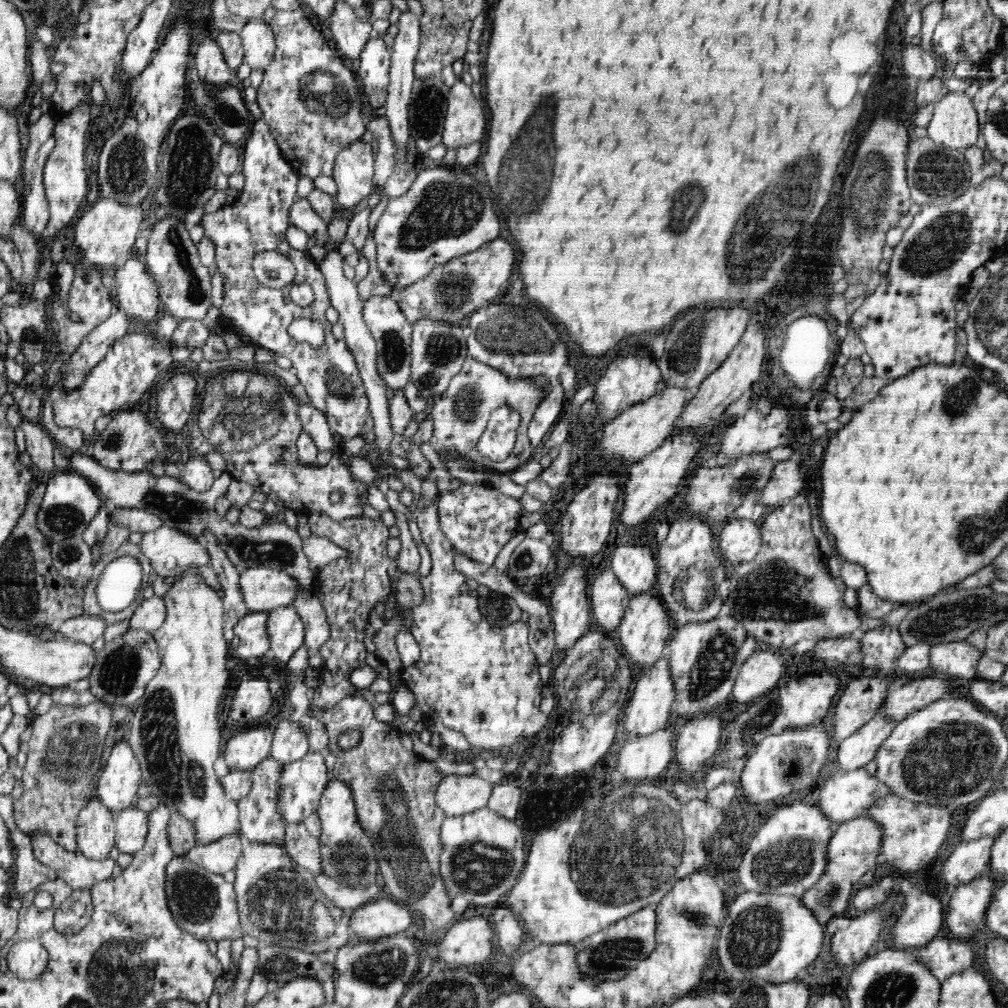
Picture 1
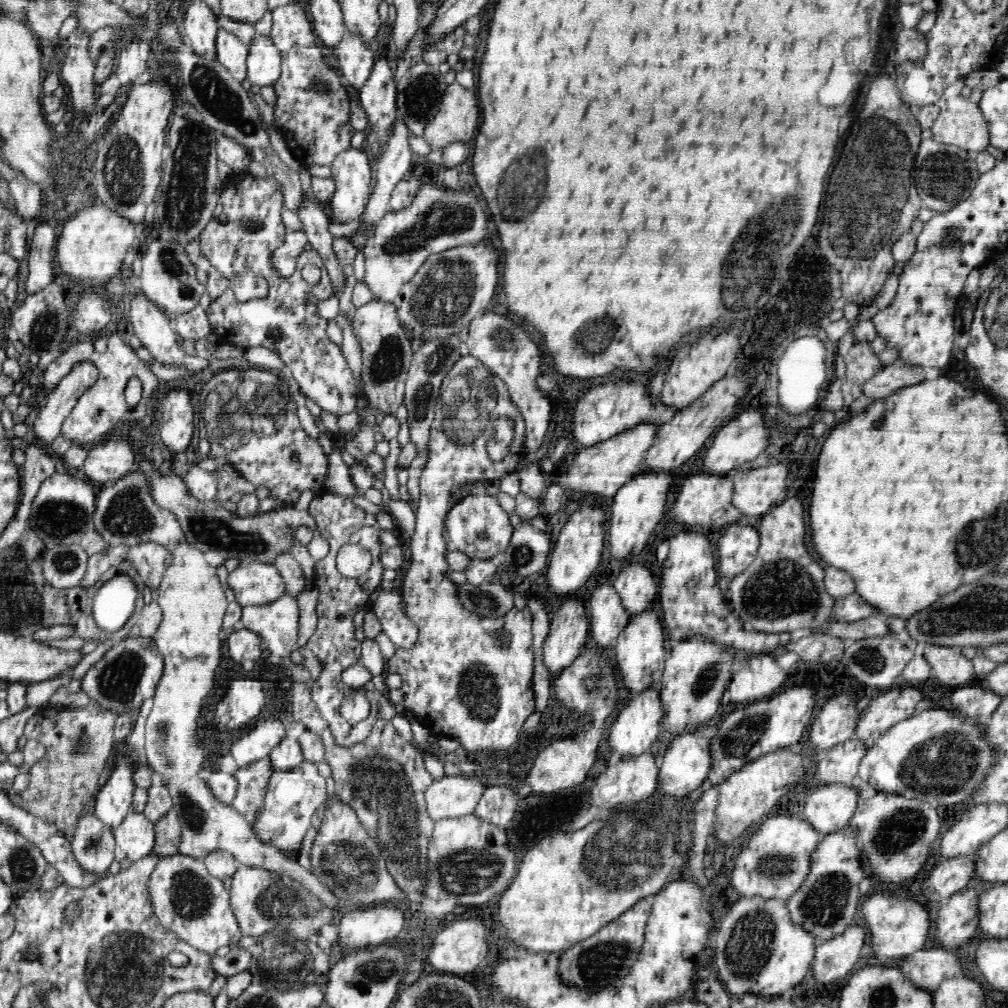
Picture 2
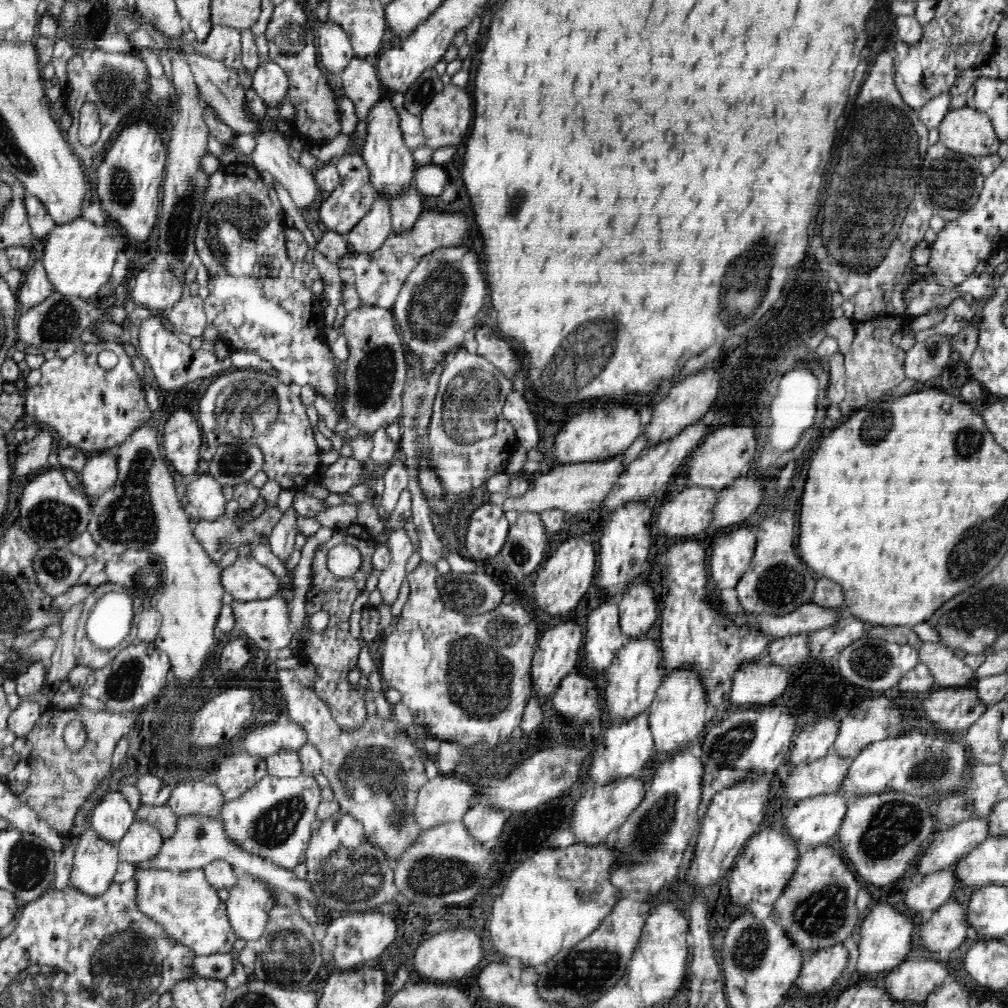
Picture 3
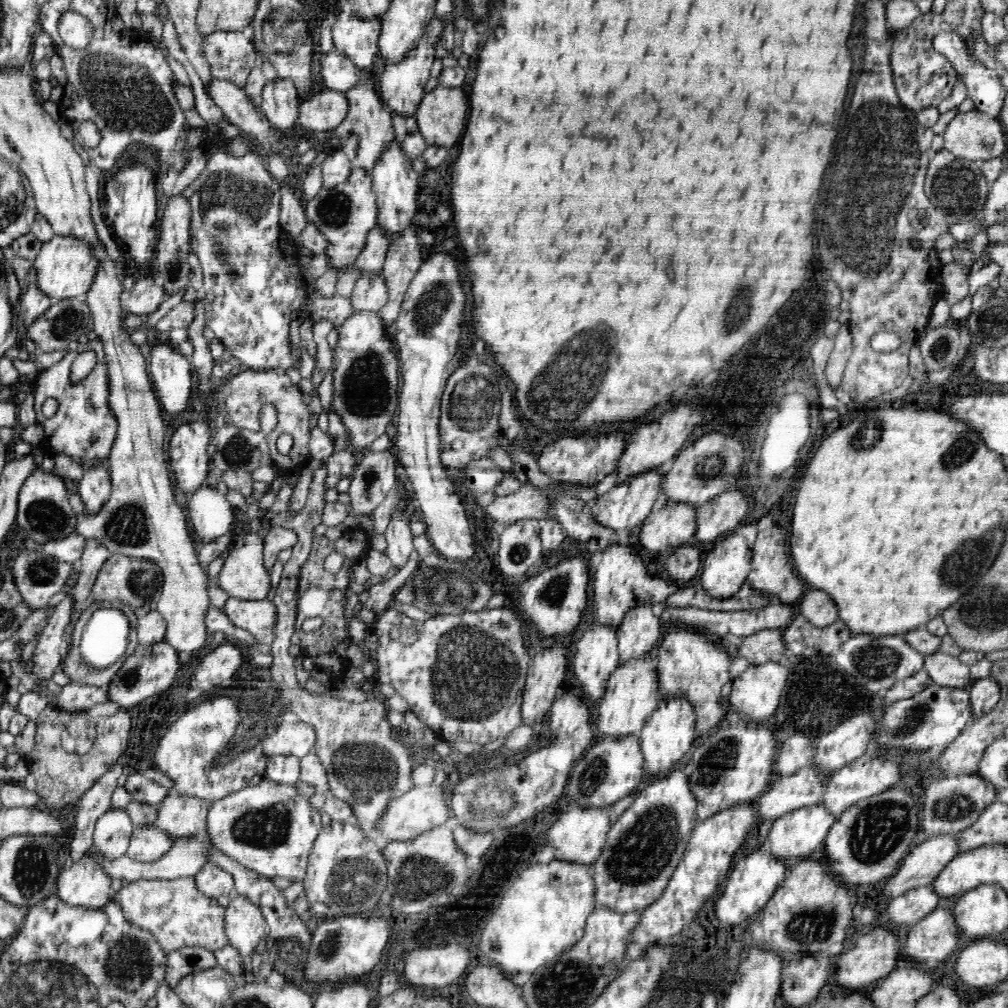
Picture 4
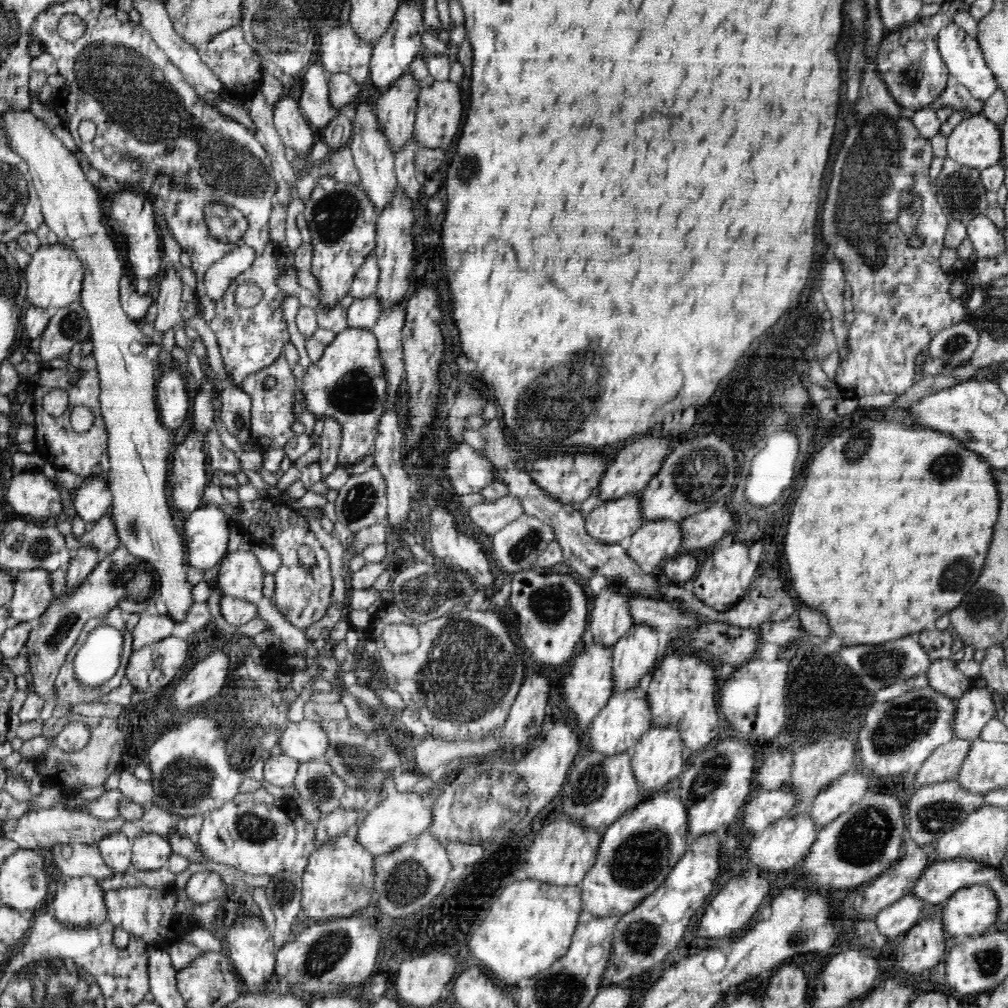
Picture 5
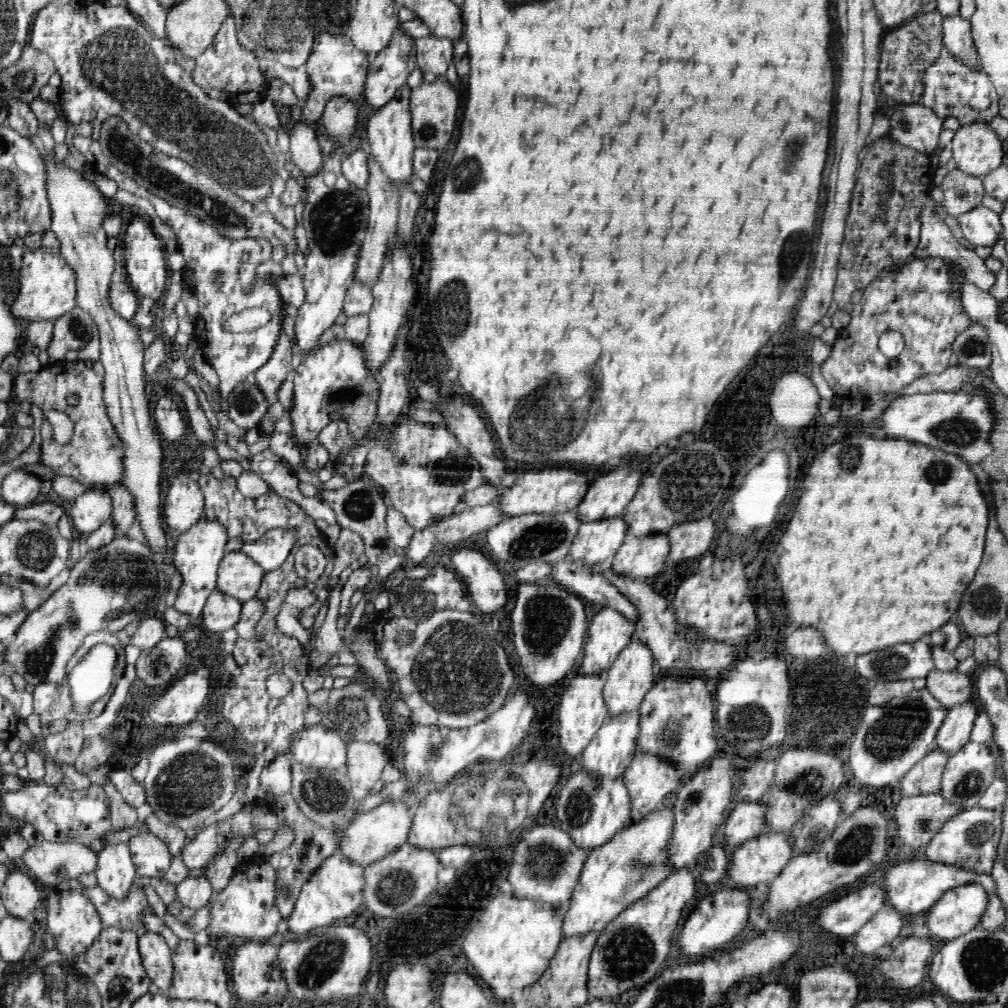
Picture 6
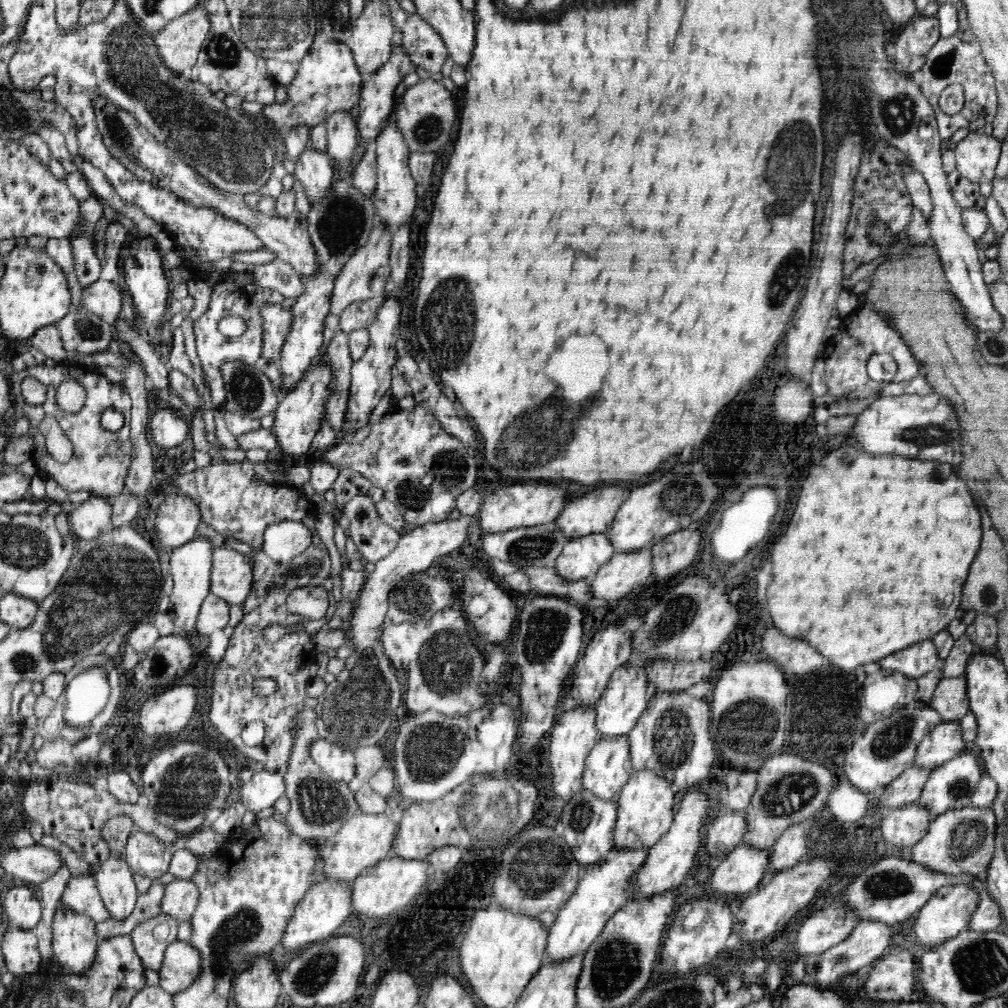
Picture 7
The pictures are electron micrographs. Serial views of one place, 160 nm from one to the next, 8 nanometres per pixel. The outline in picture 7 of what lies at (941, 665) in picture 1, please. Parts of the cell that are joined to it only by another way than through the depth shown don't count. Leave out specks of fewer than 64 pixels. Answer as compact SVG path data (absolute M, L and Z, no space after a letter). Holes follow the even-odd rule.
M965 674L940 679L933 692L930 705L944 721L955 721L966 716L970 705Z

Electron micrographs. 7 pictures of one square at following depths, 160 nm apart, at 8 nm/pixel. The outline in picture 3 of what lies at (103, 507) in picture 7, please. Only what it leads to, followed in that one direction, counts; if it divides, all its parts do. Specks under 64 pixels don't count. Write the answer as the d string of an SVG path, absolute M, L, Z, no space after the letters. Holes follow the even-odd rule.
M111 451L88 455L86 464L81 470L80 489L90 500L94 500L115 485L116 460L116 454L112 454Z

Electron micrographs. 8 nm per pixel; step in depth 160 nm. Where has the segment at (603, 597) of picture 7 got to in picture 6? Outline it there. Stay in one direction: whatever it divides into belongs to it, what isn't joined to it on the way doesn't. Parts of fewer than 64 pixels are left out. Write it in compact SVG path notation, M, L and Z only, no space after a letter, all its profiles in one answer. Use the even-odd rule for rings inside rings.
M666 533L648 537L627 537L614 556L612 569L616 573L646 580L666 567L671 545Z

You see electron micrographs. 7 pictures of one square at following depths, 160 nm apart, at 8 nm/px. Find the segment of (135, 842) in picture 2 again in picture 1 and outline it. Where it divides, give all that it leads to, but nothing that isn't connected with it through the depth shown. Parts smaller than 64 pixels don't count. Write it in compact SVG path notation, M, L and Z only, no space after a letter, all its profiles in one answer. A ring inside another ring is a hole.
M135 804L116 813L115 845L120 853L133 855L145 845L148 816L144 810L138 810Z

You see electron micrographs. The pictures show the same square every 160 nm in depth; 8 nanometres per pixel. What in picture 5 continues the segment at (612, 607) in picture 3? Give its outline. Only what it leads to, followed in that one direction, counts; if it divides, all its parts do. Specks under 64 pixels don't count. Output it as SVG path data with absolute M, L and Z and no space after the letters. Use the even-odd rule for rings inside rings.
M587 640L580 654L574 658L574 666L570 670L570 674L566 676L566 684L564 684L564 696L566 702L570 706L570 712L574 714L576 722L582 728L590 728L595 716L602 710L611 697L613 690L613 647L604 645L604 643L594 643L593 640Z

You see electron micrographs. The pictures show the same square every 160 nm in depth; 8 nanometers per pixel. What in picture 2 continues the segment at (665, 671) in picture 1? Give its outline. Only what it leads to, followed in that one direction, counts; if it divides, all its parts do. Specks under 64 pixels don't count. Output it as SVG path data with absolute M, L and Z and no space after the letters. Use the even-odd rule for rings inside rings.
M654 684L650 689L636 693L636 696L618 711L618 716L610 728L608 748L620 756L638 757L639 754L648 752L654 740L660 736L662 718L664 718L664 707L660 704L660 691Z

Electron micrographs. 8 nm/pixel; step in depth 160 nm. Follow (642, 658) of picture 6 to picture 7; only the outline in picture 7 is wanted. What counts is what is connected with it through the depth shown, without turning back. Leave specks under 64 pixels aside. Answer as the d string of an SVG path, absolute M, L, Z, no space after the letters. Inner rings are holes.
M620 666L610 677L606 688L595 704L596 730L602 737L627 735L647 707L646 688L648 688L647 668L641 666Z

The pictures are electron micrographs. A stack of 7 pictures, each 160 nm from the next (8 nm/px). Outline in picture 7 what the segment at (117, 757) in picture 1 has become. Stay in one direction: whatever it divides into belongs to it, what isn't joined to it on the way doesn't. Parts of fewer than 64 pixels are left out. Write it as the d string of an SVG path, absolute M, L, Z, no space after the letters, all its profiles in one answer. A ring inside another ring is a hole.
M109 856L100 864L94 877L109 918L122 921L134 910L139 895L134 885L133 870L126 859Z

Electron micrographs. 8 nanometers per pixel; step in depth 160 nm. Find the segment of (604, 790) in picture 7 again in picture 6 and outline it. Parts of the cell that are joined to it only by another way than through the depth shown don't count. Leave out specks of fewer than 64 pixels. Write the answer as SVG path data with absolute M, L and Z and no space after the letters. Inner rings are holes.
M637 712L617 716L614 720L606 717L602 726L595 732L595 737L583 750L581 760L584 769L588 769L600 777L610 777L610 779L622 777L636 753L636 738L640 736L640 721L638 720Z

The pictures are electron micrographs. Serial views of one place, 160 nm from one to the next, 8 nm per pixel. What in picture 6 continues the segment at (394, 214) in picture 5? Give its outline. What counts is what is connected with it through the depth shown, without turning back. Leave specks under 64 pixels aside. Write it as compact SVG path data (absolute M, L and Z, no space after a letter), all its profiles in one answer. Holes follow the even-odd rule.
M398 234L391 242L391 252L386 256L378 280L371 288L373 305L369 312L369 334L363 342L364 363L375 376L378 369L391 357L391 350L395 348L395 342L402 325L406 319L406 311L414 297L414 282L412 281L412 261L408 255L407 246Z

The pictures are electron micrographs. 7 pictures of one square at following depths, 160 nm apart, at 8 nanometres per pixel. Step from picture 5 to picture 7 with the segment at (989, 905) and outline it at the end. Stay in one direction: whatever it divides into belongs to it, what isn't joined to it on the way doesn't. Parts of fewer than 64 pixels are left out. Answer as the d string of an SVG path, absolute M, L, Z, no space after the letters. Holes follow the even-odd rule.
M946 885L939 888L934 896L931 896L930 900L914 915L912 938L919 940L920 944L924 944L928 949L954 938L960 932L968 929L978 902L977 890L969 885Z

